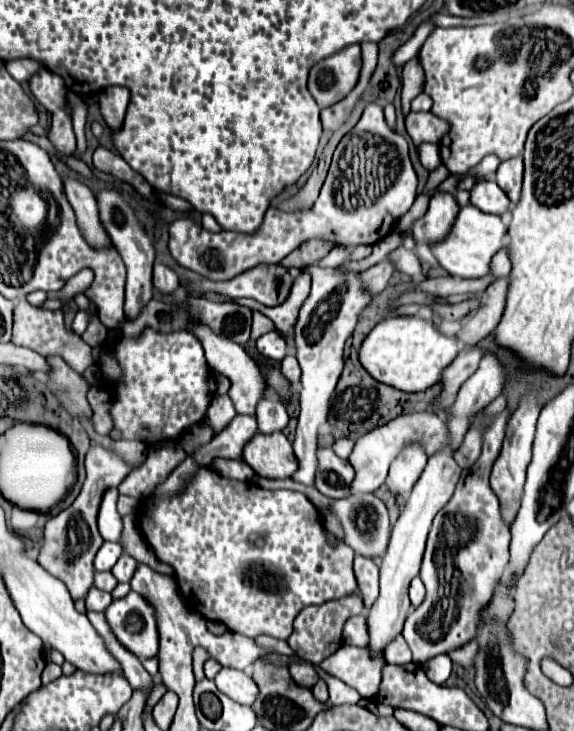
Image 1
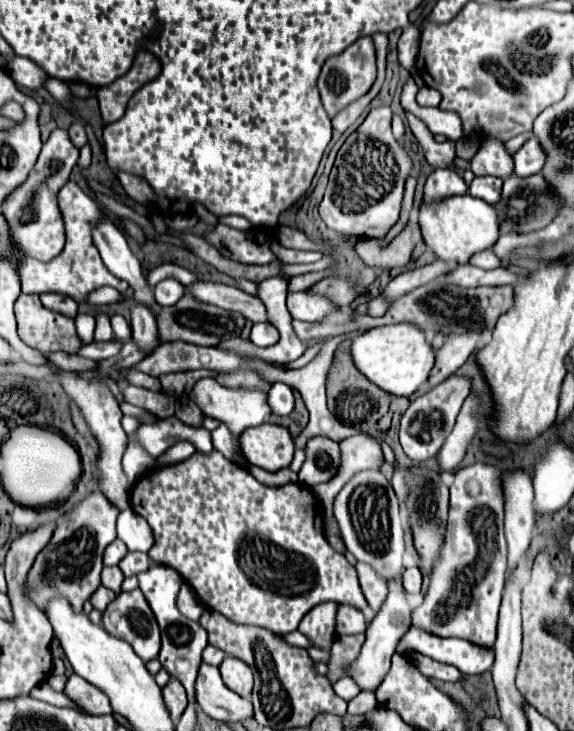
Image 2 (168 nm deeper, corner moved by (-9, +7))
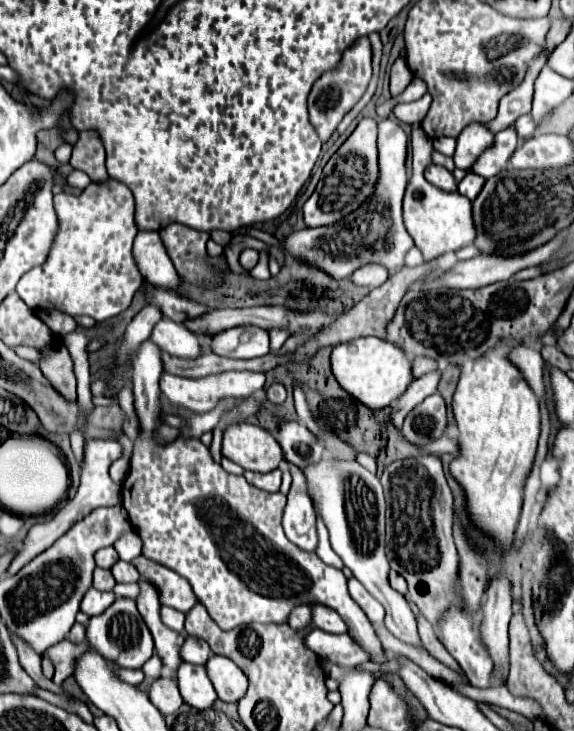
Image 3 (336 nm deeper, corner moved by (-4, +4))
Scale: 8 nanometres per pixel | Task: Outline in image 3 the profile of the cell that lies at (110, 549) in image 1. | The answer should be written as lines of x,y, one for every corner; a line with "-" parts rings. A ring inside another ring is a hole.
110,546
110,548
98,550
96,556
94,556
94,560
96,560
96,566
98,566
98,568
110,568
110,566
116,564
118,554
116,554
116,550

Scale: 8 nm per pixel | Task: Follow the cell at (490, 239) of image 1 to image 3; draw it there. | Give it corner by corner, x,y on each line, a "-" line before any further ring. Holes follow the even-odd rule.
418,124
412,126
412,154
412,176
404,194
404,226
416,248
422,252
424,260
432,260
472,244
476,238
472,224
472,202
458,192
442,192
424,178
424,168
432,163
432,140
422,132

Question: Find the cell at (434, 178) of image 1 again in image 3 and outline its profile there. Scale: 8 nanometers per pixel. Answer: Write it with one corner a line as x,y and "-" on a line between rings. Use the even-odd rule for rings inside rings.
362,266
360,270
356,270
350,280
356,286
366,286
366,288
376,288
380,284
384,284
388,278
388,270
384,266

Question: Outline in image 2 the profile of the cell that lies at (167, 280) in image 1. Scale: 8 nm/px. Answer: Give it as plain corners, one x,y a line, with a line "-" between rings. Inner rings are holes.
167,277
167,279
157,283
157,287
155,287
155,301
159,305
173,305
173,303
177,303
183,297
183,293
185,293
185,287
177,279

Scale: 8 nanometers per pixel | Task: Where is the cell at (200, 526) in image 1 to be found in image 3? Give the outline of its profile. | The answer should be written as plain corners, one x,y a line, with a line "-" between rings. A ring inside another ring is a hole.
148,340
148,342
142,344
142,348
140,348
140,352
136,354
134,364
132,364
134,406
136,406
136,416
140,418
140,438
136,438
136,442
134,442
134,452
132,452
132,458
130,458
130,472
128,472
128,476
126,476
124,484
122,484
122,486
126,486
126,488
122,488
122,504
124,504
124,508
126,508
128,514
130,514
130,522
132,522
134,530
136,530
138,536
142,538
142,544
144,544
144,546
142,546
142,554
144,554
146,558
150,558
150,560
154,560
154,562
158,562
158,564
162,564
162,566
166,566
166,568
178,572
180,576
184,576
184,578
190,582
190,586
192,586
192,590
194,590
198,602
202,602
202,604
206,606
208,614
214,618
214,622
216,622
222,630
230,630
230,628
234,628
234,626
238,626
238,624
248,624
248,622
276,622
276,624
288,622
288,614
292,612
292,608
296,608
296,606
300,606
300,604
324,604
324,606
336,610
336,612
340,614
340,618
344,618
344,622
346,622
346,626
348,626
348,634
354,638
354,642
356,642
358,646
362,646
364,650
368,650
368,654
372,654
372,662
376,662
376,664
380,664
380,666
386,664
388,658
380,658
382,644
380,644
378,636
374,634
374,628
372,628
370,620
366,618
366,614
362,612
362,608
350,598
348,586
346,586
346,576
342,574
342,570
324,564
324,562
322,562
316,554
312,554
312,552
300,550
296,544
292,544
292,542
284,536
284,530
282,530
282,512
284,512
284,506
286,506
286,496
284,496
284,494
280,494
280,492
274,492
274,494
272,494
272,492
264,492
264,490
260,490
260,488
248,484
244,476
228,474
220,464
216,464
216,462
212,460
208,448
206,448
198,438
176,438
176,440
170,442
170,444
156,444
154,432
156,432
156,428
162,424
162,416
164,416
162,402
160,402
160,400
162,400
162,392
160,392
160,386
158,386
160,374
162,374
160,350
158,350
158,346
156,346
154,342

